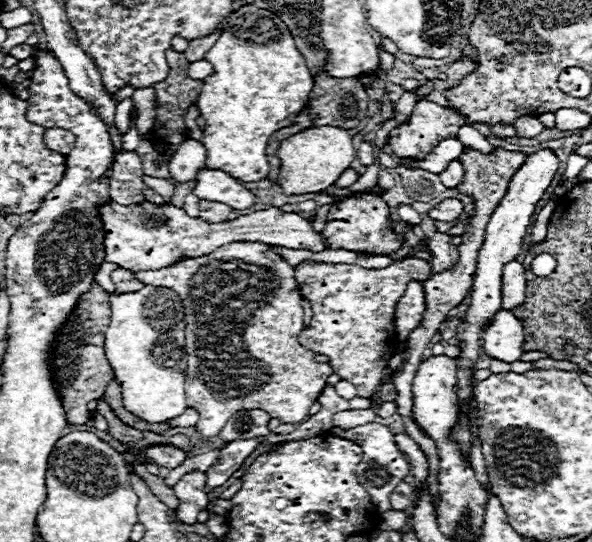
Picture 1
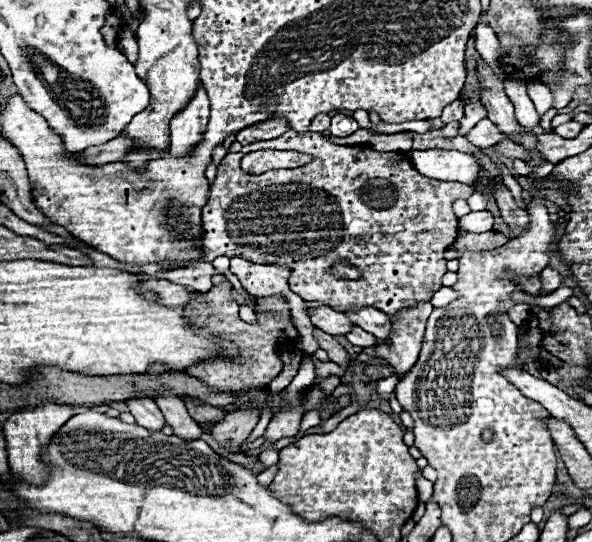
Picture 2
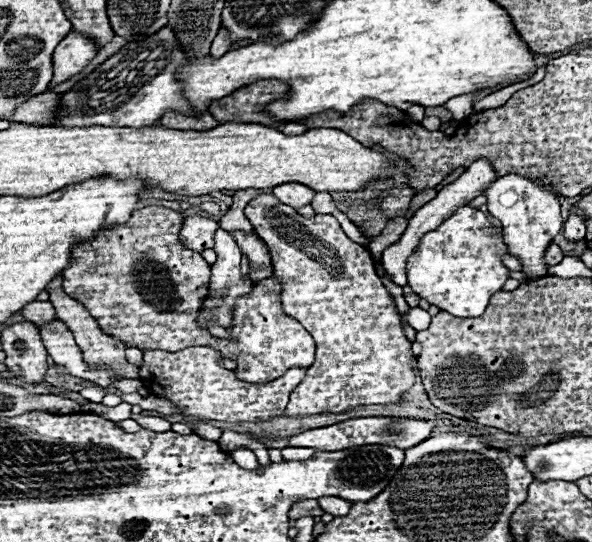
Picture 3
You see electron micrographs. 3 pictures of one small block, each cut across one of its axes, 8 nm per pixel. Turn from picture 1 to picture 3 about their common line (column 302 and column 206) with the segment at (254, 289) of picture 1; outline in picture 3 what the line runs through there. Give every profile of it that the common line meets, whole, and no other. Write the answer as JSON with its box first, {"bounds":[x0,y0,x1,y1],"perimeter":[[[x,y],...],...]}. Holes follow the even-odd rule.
{"bounds":[140,228,306,422],"perimeter":[[[218,228],[214,234],[214,240],[216,240],[214,250],[218,254],[218,260],[216,260],[216,264],[212,264],[210,296],[224,294],[224,302],[218,308],[212,308],[210,312],[202,308],[198,322],[202,328],[206,328],[206,316],[212,314],[220,326],[228,328],[228,326],[232,326],[232,310],[230,308],[234,306],[234,300],[238,296],[248,294],[252,290],[252,282],[242,280],[242,274],[240,274],[242,252],[236,246],[236,242],[232,240],[232,236],[226,230]],[[190,346],[178,352],[146,350],[144,366],[140,368],[140,380],[156,396],[180,406],[184,416],[222,422],[258,422],[284,414],[290,392],[302,382],[306,374],[304,368],[290,368],[284,376],[272,382],[248,384],[238,380],[232,370],[222,368],[218,364],[220,358],[220,352],[208,346]]]}

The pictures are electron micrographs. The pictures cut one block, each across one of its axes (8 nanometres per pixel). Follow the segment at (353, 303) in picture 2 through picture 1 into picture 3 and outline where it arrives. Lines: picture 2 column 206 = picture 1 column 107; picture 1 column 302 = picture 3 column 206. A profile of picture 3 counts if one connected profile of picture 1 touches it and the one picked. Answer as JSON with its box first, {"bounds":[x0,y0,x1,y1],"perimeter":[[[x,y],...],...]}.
{"bounds":[180,216,218,252],"perimeter":[[[188,216],[184,218],[184,226],[180,230],[180,242],[196,252],[204,252],[212,248],[214,232],[218,228],[218,222],[204,216]]]}

